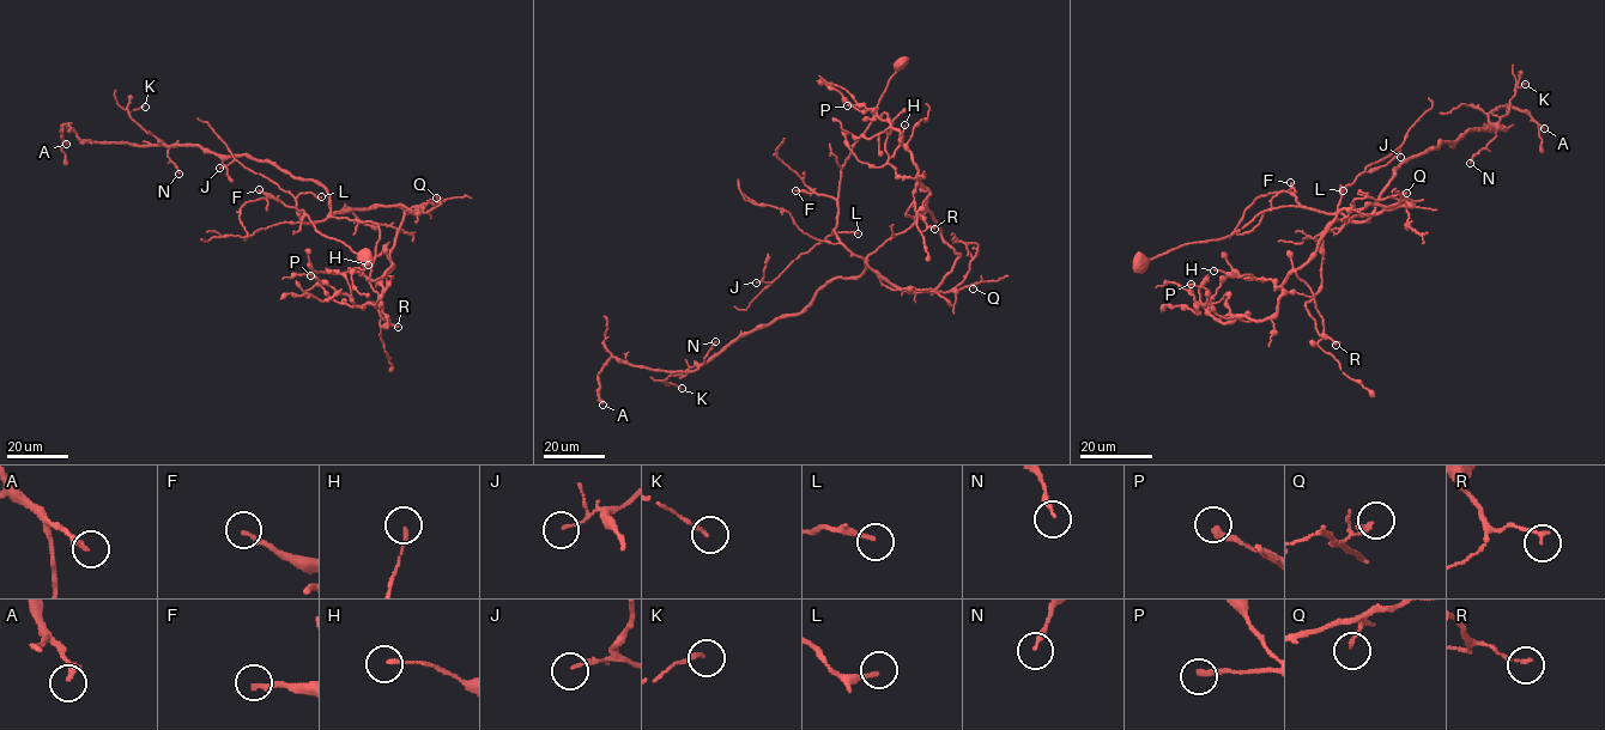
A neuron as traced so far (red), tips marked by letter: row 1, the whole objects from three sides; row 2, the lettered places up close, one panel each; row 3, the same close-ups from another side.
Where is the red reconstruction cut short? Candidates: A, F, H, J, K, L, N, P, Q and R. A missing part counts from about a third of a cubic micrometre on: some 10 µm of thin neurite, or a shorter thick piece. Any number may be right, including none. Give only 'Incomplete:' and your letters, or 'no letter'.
Incomplete: A, F, L

